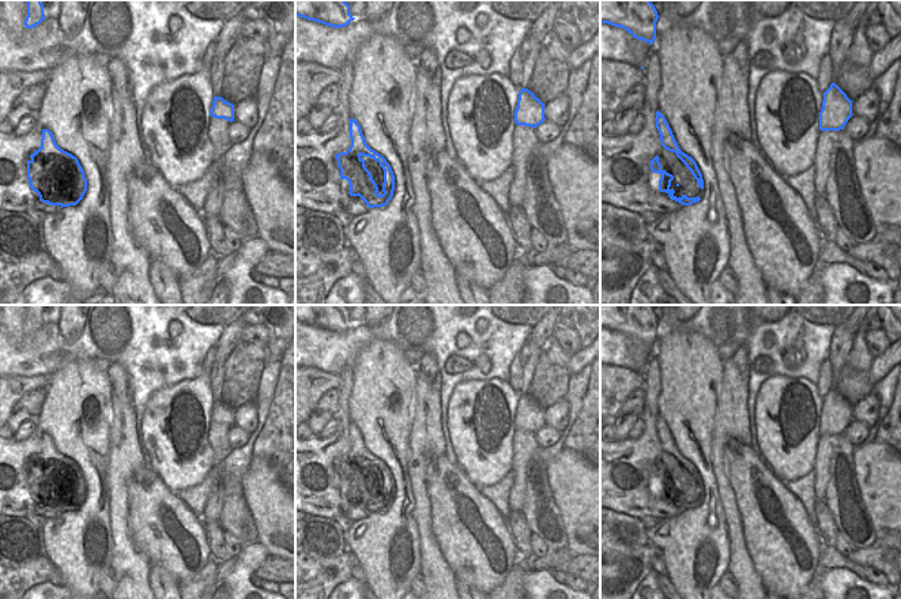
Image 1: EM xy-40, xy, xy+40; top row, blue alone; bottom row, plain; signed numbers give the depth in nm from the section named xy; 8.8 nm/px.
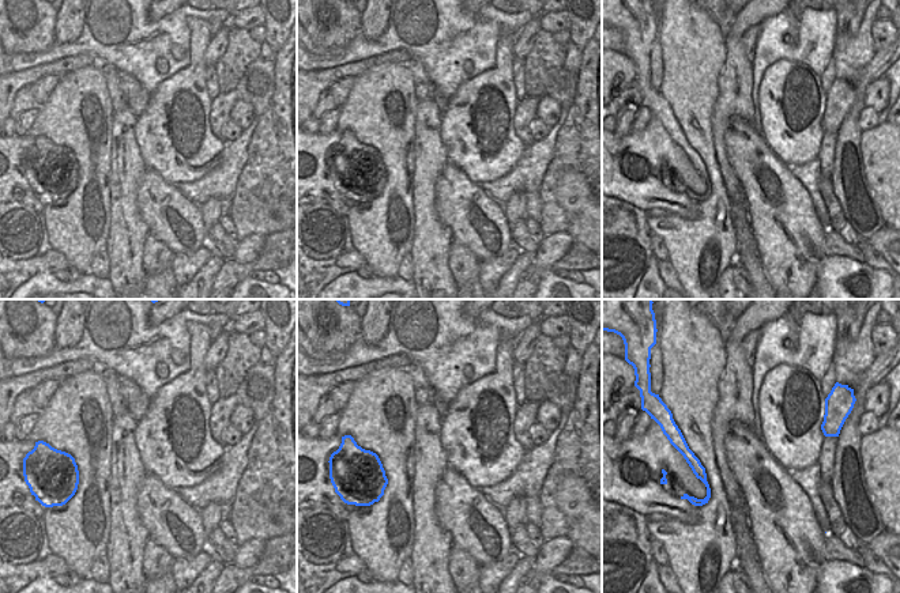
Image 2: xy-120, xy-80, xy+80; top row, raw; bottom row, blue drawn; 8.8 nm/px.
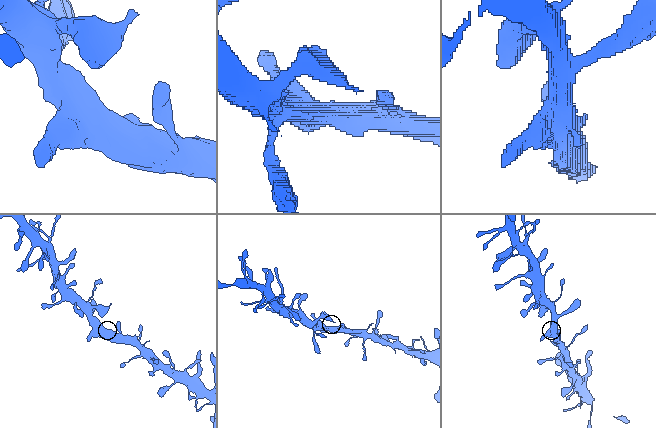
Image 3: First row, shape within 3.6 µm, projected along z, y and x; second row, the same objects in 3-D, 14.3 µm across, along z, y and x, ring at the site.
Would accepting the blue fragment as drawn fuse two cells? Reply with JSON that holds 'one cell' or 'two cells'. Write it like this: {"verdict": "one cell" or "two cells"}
{"verdict": "one cell"}

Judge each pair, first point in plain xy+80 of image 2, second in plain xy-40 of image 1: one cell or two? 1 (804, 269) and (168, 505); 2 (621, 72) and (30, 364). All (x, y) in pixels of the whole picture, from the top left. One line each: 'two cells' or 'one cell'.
1: one cell
2: two cells

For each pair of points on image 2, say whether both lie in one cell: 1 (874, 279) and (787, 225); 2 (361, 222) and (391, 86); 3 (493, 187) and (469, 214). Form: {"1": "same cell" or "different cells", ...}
{"1": "different cells", "2": "same cell", "3": "different cells"}

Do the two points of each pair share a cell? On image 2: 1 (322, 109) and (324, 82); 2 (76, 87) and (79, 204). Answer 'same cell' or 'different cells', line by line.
1: different cells
2: same cell

